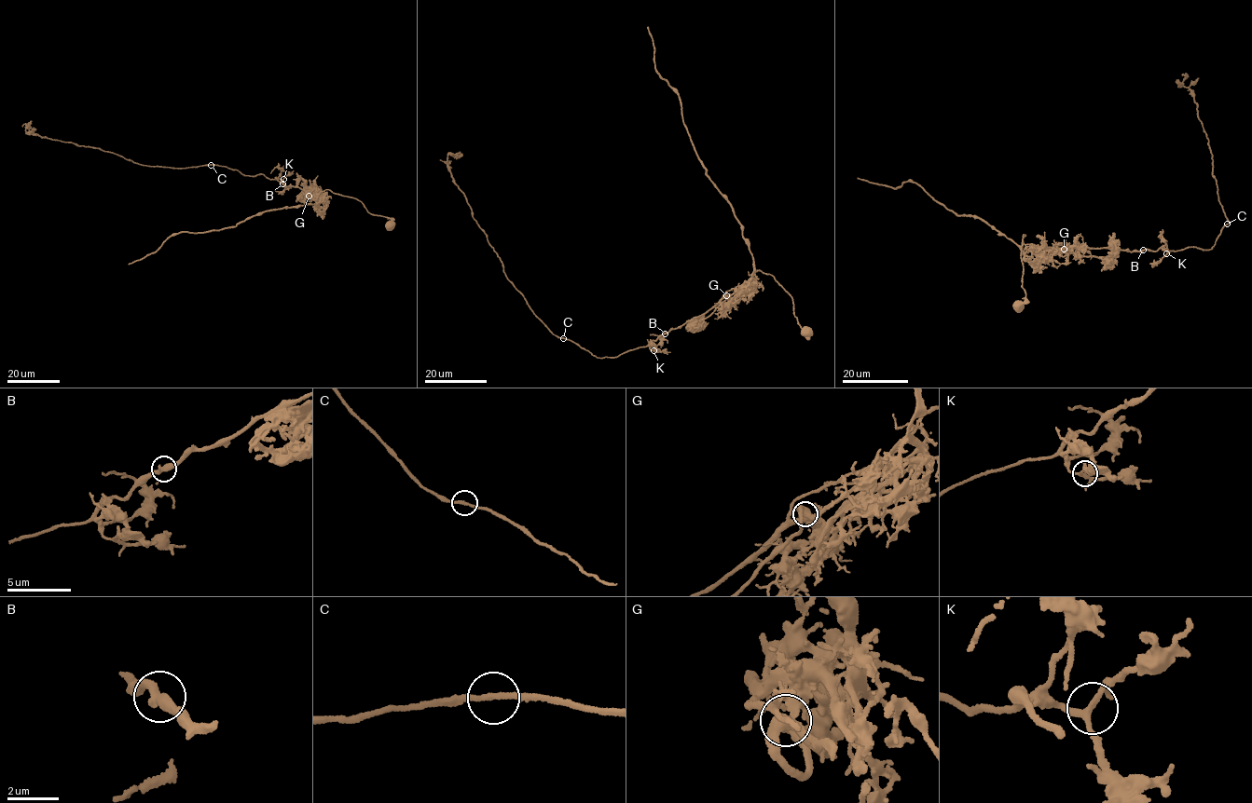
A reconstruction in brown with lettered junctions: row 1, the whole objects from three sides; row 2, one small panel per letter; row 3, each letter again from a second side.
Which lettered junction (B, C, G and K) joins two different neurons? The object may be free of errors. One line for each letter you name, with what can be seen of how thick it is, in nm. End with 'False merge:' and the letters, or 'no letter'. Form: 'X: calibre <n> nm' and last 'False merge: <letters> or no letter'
G: calibre 400 nm
False merge: G

